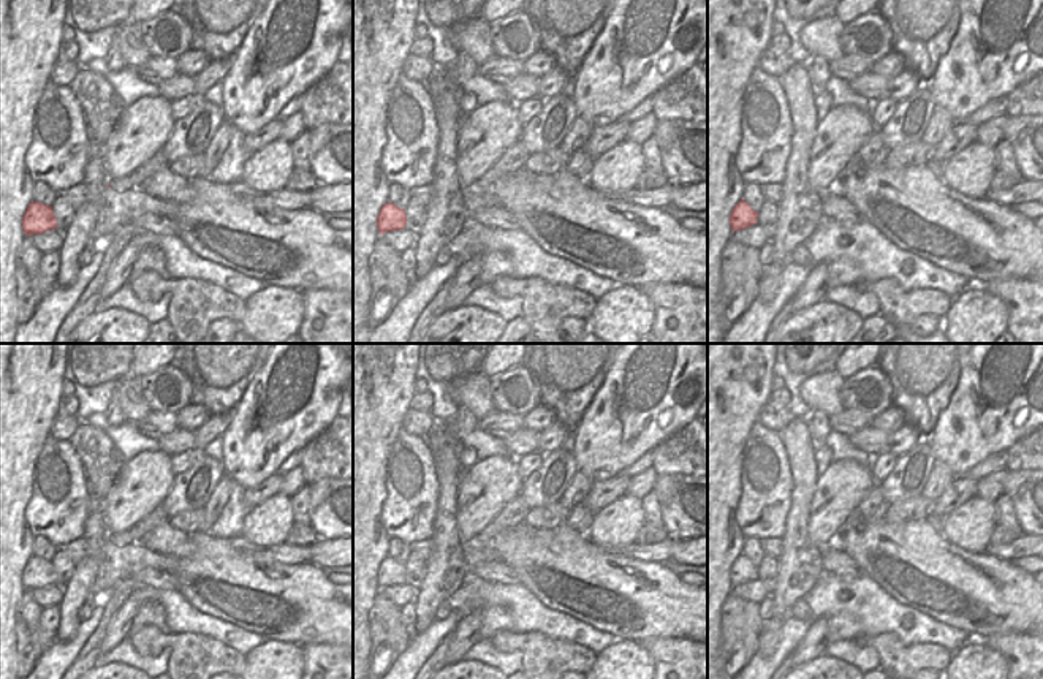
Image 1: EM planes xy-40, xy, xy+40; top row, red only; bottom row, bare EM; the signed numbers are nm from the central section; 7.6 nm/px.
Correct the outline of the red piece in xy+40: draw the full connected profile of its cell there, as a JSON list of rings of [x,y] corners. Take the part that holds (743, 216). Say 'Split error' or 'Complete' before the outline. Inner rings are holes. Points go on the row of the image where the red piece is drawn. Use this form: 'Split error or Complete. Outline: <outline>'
Complete. Outline: [[[741,198],[741,201],[733,207],[730,215],[730,225],[733,233],[757,225],[758,215],[760,214]]]

